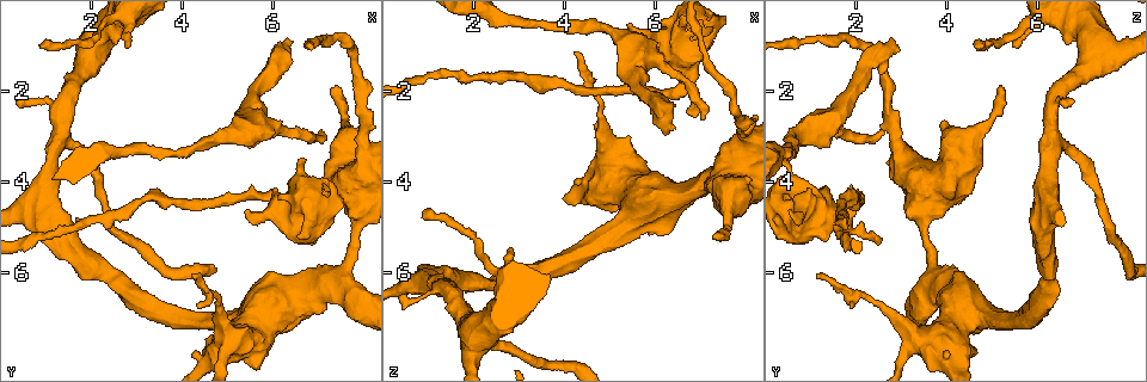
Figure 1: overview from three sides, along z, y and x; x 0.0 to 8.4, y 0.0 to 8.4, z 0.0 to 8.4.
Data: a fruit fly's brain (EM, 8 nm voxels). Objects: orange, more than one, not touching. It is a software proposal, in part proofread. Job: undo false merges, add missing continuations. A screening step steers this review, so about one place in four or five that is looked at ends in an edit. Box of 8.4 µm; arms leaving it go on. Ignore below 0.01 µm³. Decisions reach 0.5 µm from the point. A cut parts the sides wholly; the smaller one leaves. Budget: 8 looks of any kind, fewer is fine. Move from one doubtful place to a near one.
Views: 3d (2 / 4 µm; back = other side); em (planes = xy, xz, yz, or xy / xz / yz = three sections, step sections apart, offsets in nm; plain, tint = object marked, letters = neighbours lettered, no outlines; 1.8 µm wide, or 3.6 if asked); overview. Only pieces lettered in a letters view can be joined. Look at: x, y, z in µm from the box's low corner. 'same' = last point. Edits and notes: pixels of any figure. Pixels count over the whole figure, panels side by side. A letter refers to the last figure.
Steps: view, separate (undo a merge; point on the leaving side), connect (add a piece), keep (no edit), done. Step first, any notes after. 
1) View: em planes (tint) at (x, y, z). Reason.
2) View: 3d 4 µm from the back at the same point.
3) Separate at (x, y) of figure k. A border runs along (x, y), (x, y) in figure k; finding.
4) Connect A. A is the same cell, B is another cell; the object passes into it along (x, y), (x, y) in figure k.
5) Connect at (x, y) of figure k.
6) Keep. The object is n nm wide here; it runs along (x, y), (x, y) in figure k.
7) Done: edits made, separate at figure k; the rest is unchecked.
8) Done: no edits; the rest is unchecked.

View: 3d 4 µm at (7.10, 2.90, 2.60). Branch stops here.

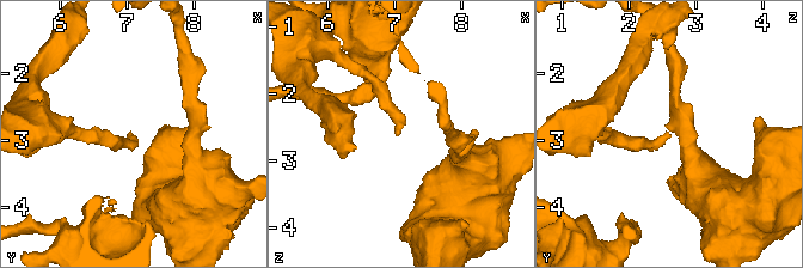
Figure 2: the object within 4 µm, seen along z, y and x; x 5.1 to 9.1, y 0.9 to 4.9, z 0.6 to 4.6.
View: em xy step 4 (letters) at (7.05, 2.90, 2.60).

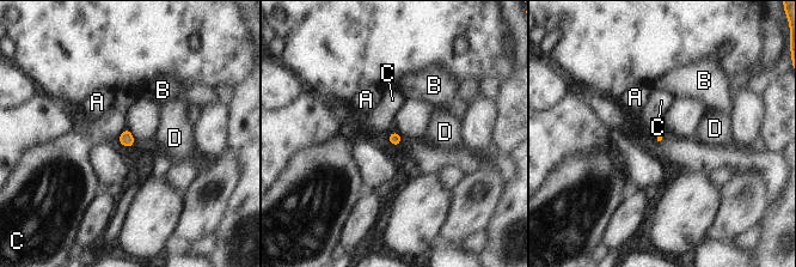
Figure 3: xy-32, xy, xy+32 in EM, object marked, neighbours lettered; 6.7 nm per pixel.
Keep. A, B, C and D are other cells; no lettered piece goes on from it.

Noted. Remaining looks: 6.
View: 3d 2 µm at (6.45, 0.85, 2.80). End of a long branch.

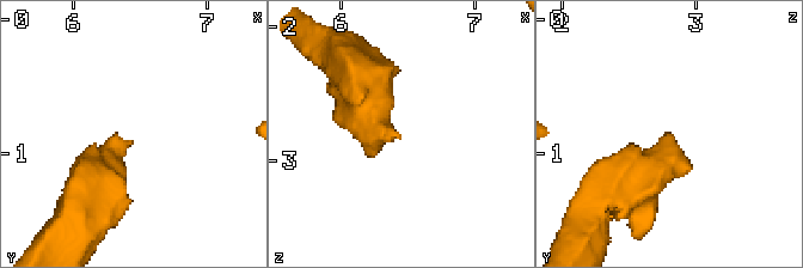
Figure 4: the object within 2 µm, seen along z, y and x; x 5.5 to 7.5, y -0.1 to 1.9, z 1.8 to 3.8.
View: em planes (plain) at (6.40, 0.88, 2.80). Now the EM.

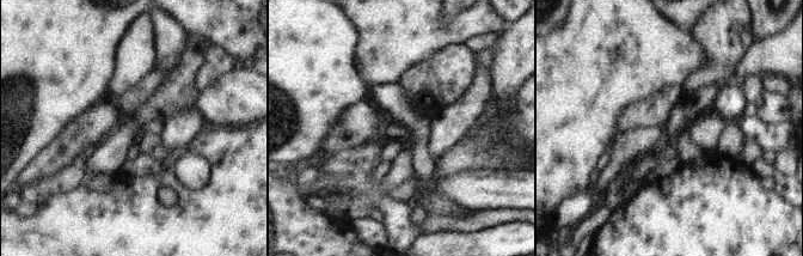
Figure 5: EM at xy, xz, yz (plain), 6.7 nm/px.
View: em planes (letters) at the same point. See the neighbours.

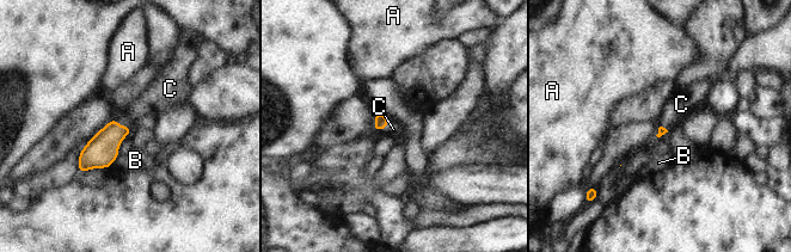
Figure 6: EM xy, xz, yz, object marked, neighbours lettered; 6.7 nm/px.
Connect C. The longest contact is with C, 140 nm; C is the same cell, A and B are other cells; the object passes into it along (102, 151), (121, 126), (149, 103) in figure 6; it goes on there.

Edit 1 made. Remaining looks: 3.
View: 3d 2 µm at (4.30, 6.05, 1.15). Thin end.

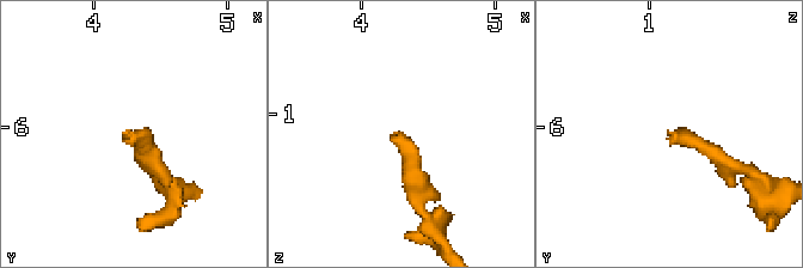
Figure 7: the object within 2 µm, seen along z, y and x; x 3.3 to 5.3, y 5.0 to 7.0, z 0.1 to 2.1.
View: em planes (letters) at (4.28, 6.08, 1.12).

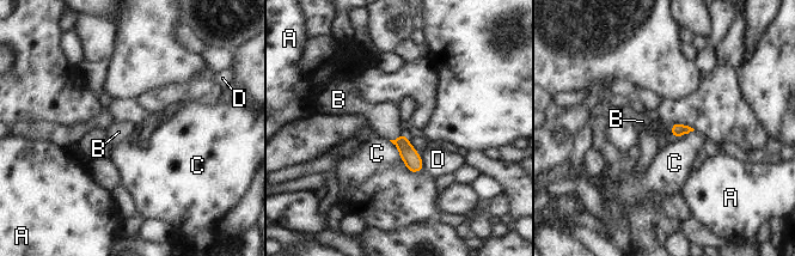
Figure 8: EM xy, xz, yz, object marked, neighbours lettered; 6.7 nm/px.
Connect B. The object is 100 nm wide here; B is the same cell, A, C and D are other cells; the object passes into it along (413, 160), (397, 138), (384, 119) in figure 8; it goes on there.

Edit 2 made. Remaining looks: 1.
Done: edits made, connect at figure 6, connect at figure 8; the rest is unchecked.

